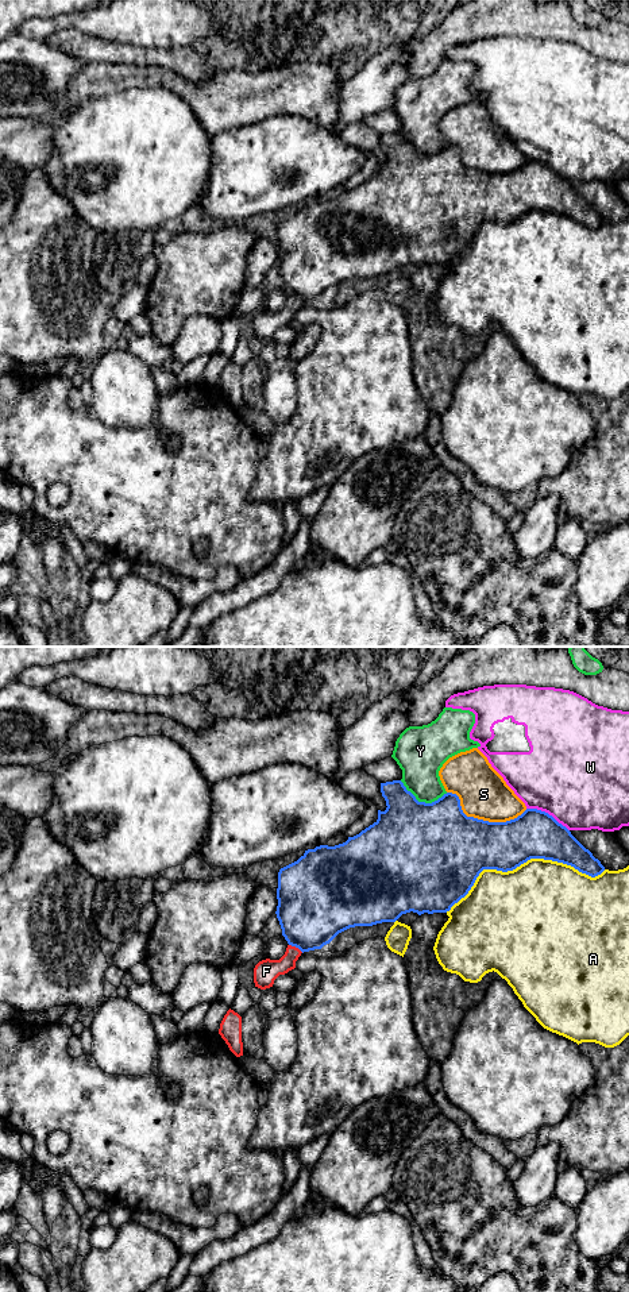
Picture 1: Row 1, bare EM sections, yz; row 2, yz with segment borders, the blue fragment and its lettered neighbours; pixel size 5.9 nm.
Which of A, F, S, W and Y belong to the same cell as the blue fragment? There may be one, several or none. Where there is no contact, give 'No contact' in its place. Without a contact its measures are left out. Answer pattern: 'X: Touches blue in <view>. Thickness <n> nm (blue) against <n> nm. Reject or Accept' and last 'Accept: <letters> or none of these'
A: Touches blue in yz. Thickness 280 nm (blue) against 480 nm. Reject
F: Touches blue in yz. Thickness 420 nm (blue) against 140 nm. Accept
S: Touches blue in yz. Thickness 440 nm (blue) against 300 nm. Reject
W: Touches blue in yz. Thickness 280 nm (blue) against 500 nm. Reject
Y: Touches blue in yz. Thickness 500 nm (blue) against 260 nm. Reject
Accept: F

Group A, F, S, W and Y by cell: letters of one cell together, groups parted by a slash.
A / F / S / W / Y

